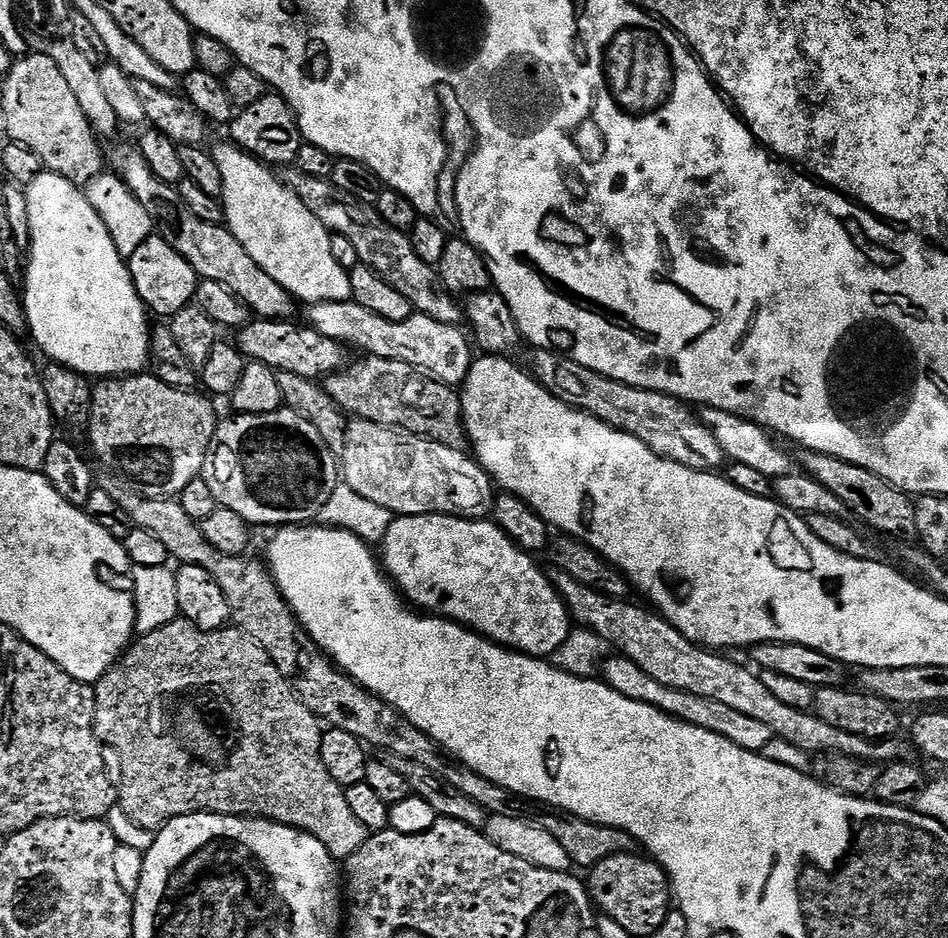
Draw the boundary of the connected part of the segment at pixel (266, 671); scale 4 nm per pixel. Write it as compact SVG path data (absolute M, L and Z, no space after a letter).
M177 618L162 630L154 630L150 634L133 639L124 650L124 655L113 664L108 673L94 686L96 690L96 737L101 745L116 751L116 760L120 763L120 780L118 776L118 807L125 812L138 826L159 830L174 818L189 816L195 812L213 812L219 816L246 816L261 820L273 820L275 824L285 824L297 828L299 832L308 832L337 862L347 860L358 846L362 846L370 835L366 826L354 818L350 806L346 806L344 789L334 778L330 778L330 770L322 763L322 721L300 701L296 691L286 677L274 666L270 654L250 634L241 628L229 626L217 632L204 632L188 620Z

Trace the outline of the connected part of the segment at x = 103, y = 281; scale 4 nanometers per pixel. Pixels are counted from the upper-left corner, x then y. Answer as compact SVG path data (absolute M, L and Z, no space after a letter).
M47 170L41 172L38 178L34 178L32 184L27 185L26 191L28 194L28 217L30 218L30 242L26 249L26 271L22 276L22 281L24 280L22 299L24 313L28 319L28 332L30 337L32 336L33 342L48 355L47 359L51 363L61 364L89 378L123 378L143 373L150 364L150 323L148 324L150 316L144 303L140 300L140 295L136 292L132 275L128 273L125 257L118 254L118 250L114 246L114 238L110 238L110 230L106 230L106 222L102 222L98 210L94 210L94 206L90 206L87 195L77 185L53 172Z

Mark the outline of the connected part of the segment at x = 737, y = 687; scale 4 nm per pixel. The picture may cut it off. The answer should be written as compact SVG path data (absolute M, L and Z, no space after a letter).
M557 567L551 569L550 579L564 599L571 619L579 627L589 628L594 634L598 634L619 655L630 658L634 666L646 670L646 674L650 674L654 682L662 682L662 686L694 694L698 698L723 702L725 706L770 726L775 739L790 742L790 746L798 746L798 750L809 754L837 752L873 762L895 762L901 759L899 739L875 741L846 734L846 730L834 730L834 726L822 722L822 718L811 711L803 712L785 706L778 702L778 698L774 698L774 694L770 694L767 686L762 686L759 675L751 667L743 668L738 661L727 660L724 657L727 655L687 640L670 621L651 607L639 608L638 605L631 604L631 599L606 596L603 592L570 578L570 574Z

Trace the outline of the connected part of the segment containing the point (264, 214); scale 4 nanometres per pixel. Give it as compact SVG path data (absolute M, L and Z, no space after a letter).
M235 143L220 144L211 149L214 162L218 162L218 170L222 173L222 203L226 227L246 246L246 254L274 278L297 301L304 300L305 305L318 302L342 302L352 299L350 290L349 269L338 266L334 254L330 254L330 238L333 233L328 231L304 203L294 195L279 175L276 176L271 167L265 166L255 156L248 155L243 148L237 148Z

